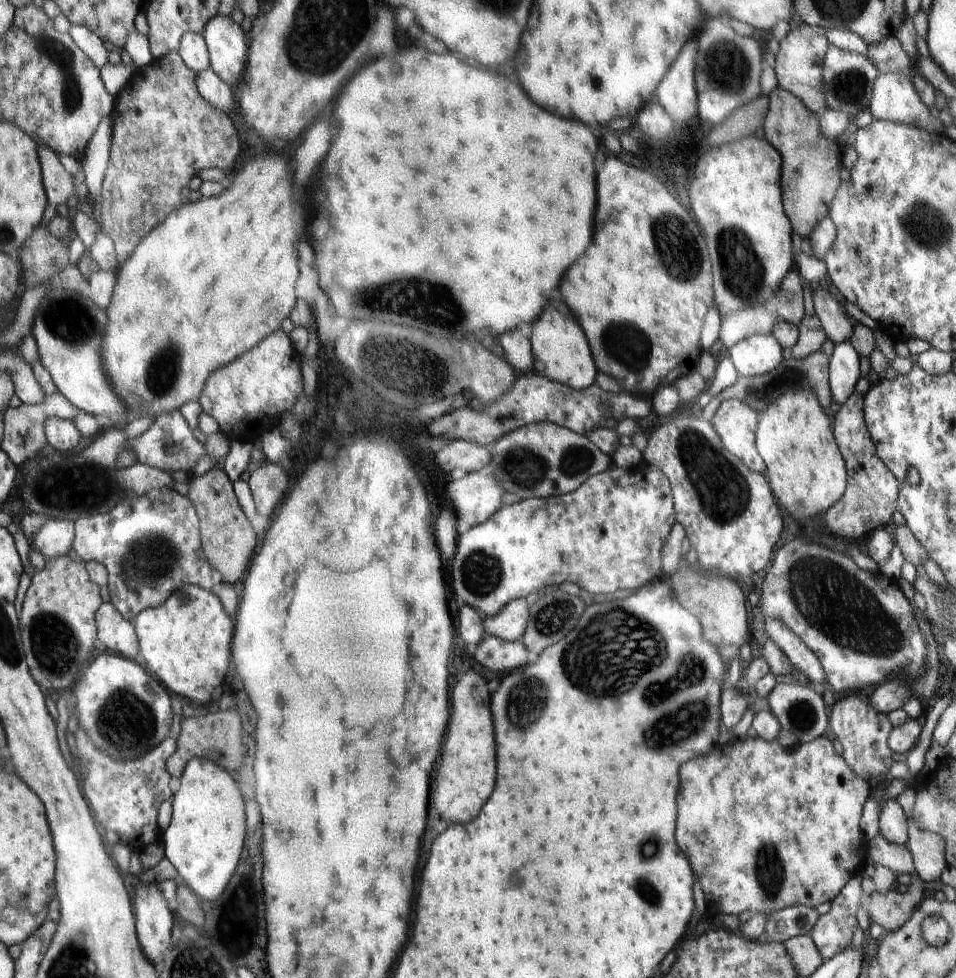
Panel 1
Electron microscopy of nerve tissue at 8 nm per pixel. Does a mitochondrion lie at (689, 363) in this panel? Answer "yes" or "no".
no

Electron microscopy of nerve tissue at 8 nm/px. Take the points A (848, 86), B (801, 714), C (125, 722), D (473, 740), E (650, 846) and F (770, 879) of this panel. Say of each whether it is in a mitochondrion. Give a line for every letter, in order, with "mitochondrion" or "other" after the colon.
A: mitochondrion
B: mitochondrion
C: mitochondrion
D: other
E: mitochondrion
F: mitochondrion

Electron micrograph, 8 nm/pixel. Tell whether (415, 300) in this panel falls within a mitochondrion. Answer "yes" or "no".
yes

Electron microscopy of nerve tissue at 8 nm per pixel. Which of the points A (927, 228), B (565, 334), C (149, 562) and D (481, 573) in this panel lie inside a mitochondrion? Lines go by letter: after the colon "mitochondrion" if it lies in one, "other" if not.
A: mitochondrion
B: other
C: mitochondrion
D: mitochondrion

